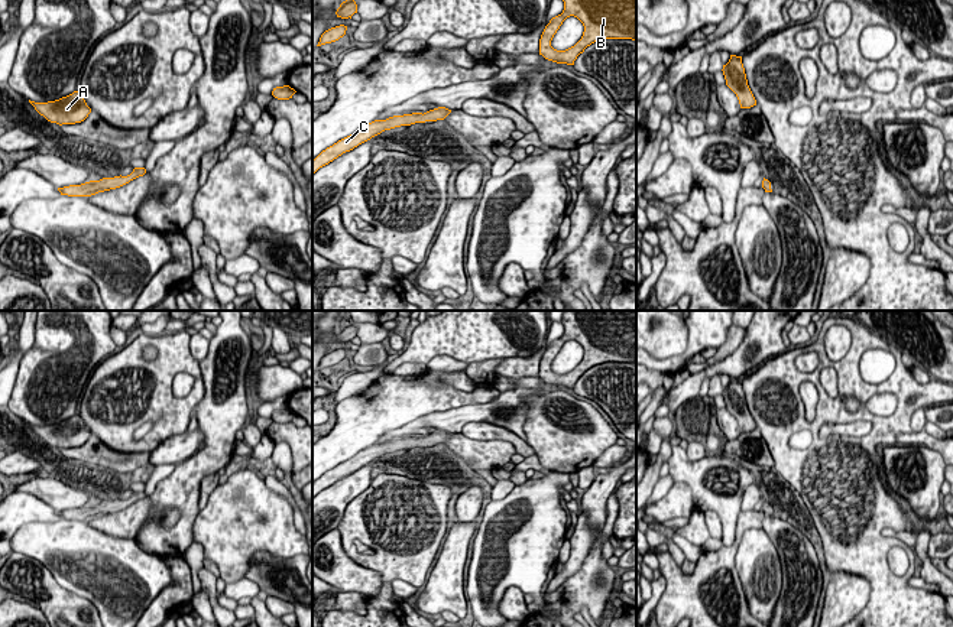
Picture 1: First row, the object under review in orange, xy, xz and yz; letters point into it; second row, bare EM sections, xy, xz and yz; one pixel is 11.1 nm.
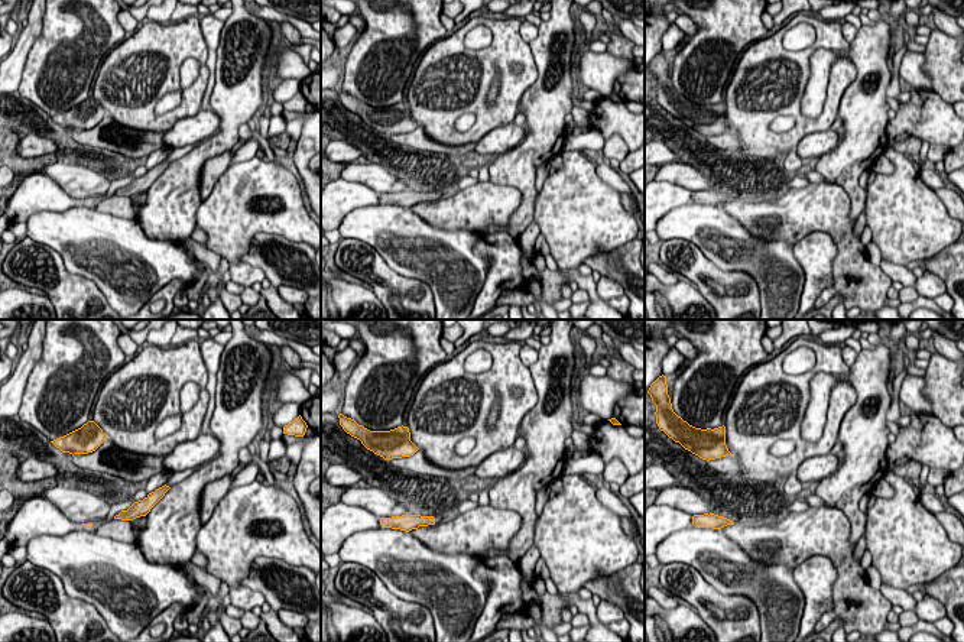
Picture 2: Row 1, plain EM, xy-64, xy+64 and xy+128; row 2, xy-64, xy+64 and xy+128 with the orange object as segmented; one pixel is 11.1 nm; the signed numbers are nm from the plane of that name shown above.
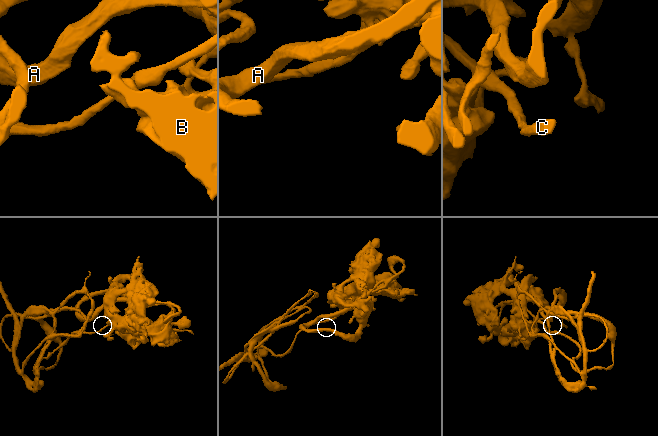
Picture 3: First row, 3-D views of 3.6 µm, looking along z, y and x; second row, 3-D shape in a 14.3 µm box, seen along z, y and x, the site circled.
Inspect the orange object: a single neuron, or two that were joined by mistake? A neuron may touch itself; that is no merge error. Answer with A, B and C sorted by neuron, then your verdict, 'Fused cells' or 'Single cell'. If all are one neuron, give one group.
Groups: A B C. Single cell

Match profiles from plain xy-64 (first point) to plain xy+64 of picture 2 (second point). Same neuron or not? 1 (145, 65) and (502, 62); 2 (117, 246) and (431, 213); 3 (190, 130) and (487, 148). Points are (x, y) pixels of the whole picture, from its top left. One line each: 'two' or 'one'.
1: one
2: two
3: one

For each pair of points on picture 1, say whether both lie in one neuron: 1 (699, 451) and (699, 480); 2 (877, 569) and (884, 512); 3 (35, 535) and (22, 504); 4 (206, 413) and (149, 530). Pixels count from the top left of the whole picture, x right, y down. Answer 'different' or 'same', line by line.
1: different
2: same
3: different
4: same

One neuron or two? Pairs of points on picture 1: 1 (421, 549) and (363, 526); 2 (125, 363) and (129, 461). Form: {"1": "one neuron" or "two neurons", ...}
{"1": "one neuron", "2": "two neurons"}

